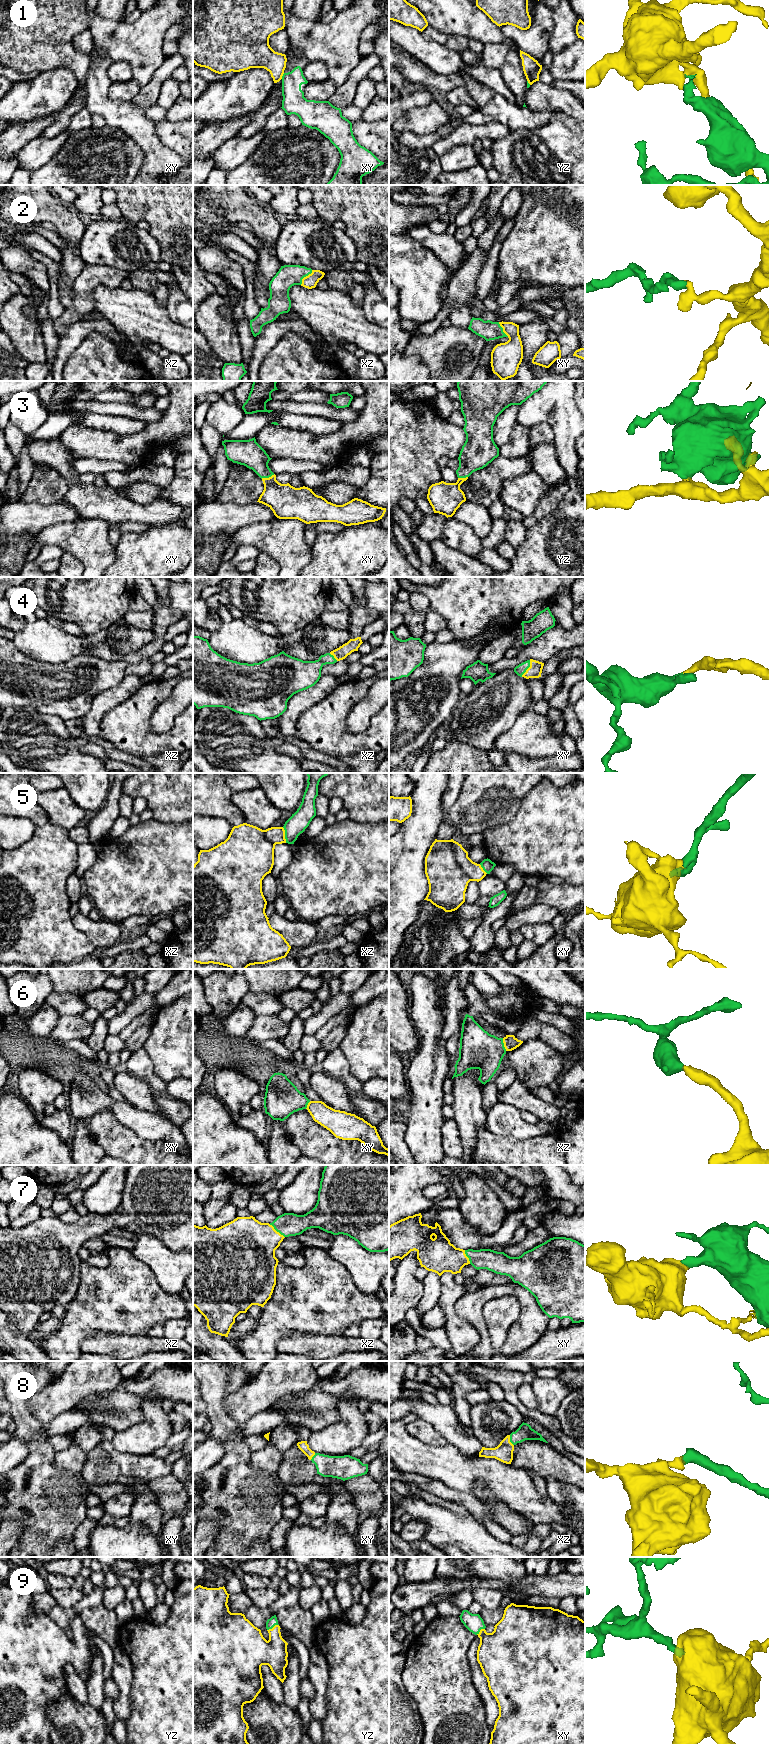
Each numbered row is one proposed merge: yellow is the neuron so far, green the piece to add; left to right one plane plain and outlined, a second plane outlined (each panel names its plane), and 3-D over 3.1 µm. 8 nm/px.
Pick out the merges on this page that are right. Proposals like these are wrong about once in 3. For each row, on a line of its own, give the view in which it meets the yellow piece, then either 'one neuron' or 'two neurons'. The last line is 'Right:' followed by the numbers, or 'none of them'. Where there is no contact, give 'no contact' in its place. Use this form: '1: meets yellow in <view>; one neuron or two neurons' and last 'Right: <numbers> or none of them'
1: meets yellow in xy; two neurons
2: meets yellow in xz; one neuron
3: meets yellow in xy; one neuron
4: meets yellow in xy; one neuron
5: meets yellow in xz; two neurons
6: meets yellow in xz; one neuron
7: meets yellow in xz; one neuron
8: meets yellow in xz; one neuron
9: meets yellow in yz; one neuron
Right: 2, 3, 4, 6, 7, 8, 9

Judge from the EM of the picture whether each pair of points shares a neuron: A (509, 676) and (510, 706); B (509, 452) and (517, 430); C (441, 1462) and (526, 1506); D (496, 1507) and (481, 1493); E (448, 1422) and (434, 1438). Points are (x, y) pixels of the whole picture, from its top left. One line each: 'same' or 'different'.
A: same
B: same
C: same
D: same
E: different

